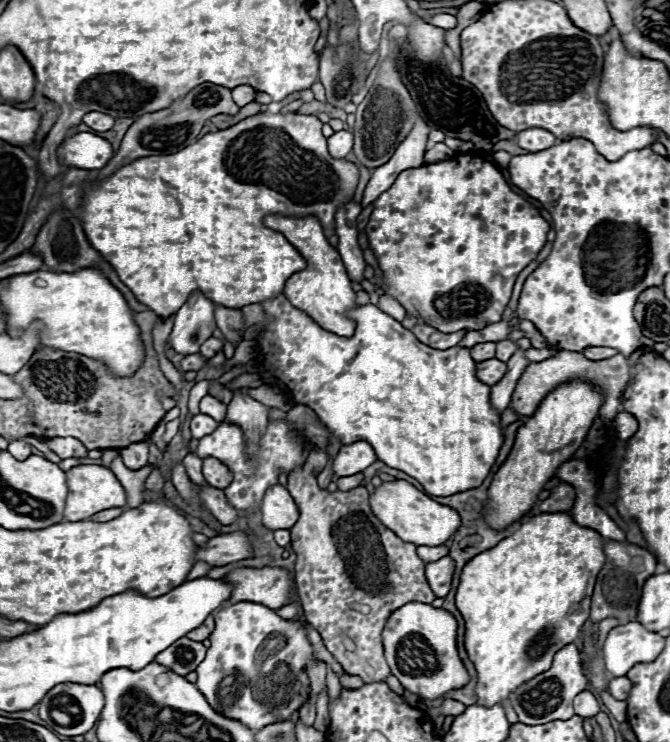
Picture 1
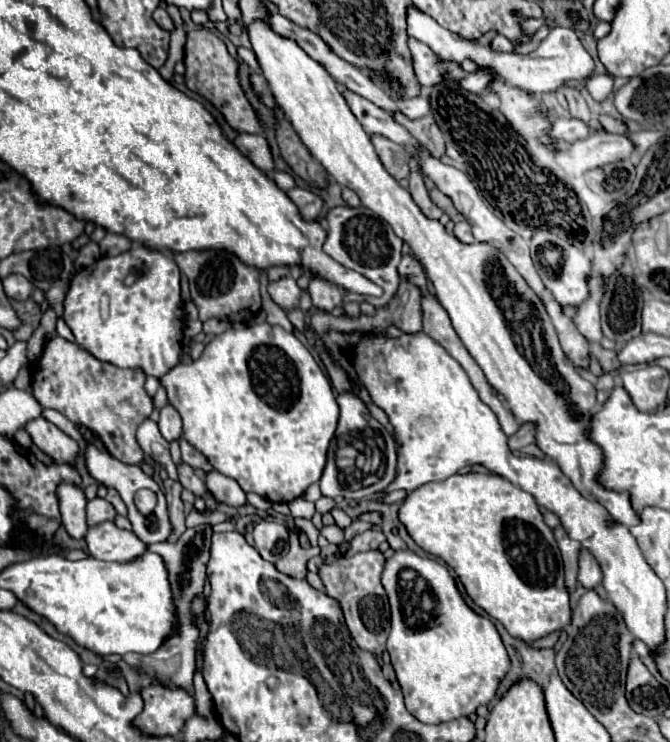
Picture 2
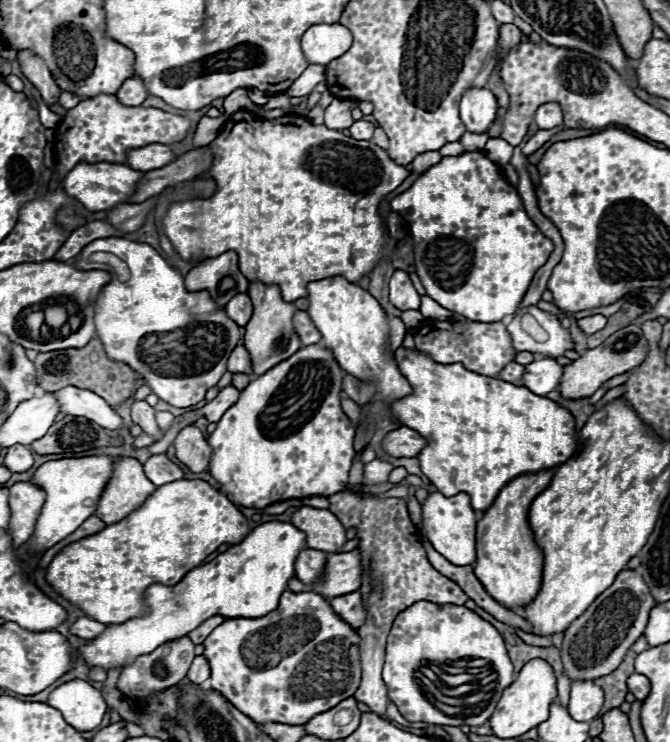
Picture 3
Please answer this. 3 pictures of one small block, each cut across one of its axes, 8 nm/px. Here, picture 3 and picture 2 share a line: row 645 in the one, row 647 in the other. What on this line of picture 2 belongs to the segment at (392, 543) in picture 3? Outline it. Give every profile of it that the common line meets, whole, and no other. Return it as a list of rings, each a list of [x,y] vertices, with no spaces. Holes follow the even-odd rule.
[[[368,550],[368,552],[358,552],[354,556],[340,556],[330,564],[322,564],[322,568],[318,570],[326,586],[326,594],[338,600],[342,606],[350,636],[356,640],[356,644],[362,650],[368,650],[374,656],[382,656],[382,652],[386,650],[386,640],[390,632],[388,596],[380,584],[382,568],[384,568],[382,552]]]

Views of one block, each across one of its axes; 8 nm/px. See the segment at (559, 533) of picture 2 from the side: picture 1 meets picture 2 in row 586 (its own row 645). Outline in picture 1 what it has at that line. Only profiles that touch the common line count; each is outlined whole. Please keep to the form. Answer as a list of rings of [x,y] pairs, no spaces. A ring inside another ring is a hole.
[[[568,644],[566,648],[558,650],[552,662],[552,668],[534,676],[526,684],[518,686],[510,696],[510,704],[516,710],[518,718],[522,724],[546,724],[554,720],[568,720],[574,716],[572,700],[576,694],[586,690],[588,680],[582,672],[582,660],[580,660],[580,650],[574,644]]]

